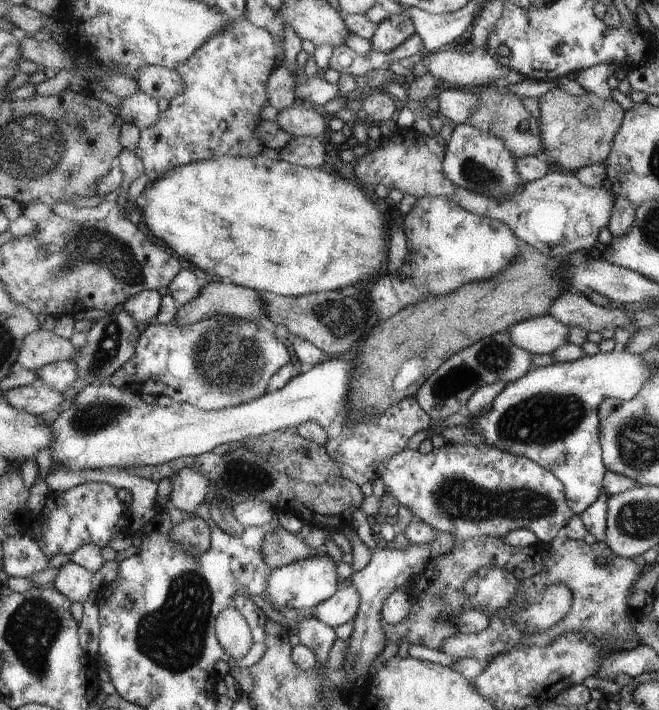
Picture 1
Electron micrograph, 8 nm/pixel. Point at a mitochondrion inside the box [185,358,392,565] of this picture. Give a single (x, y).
(240, 476)

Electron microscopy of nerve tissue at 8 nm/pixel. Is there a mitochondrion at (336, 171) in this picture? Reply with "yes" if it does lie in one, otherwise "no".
no

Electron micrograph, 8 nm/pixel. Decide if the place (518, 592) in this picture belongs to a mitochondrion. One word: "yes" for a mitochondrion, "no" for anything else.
no

